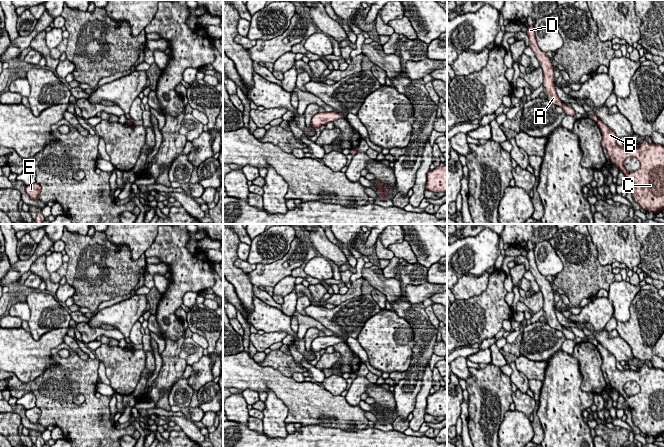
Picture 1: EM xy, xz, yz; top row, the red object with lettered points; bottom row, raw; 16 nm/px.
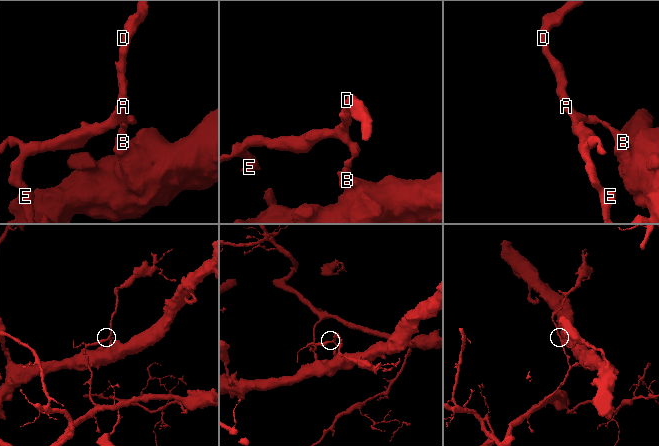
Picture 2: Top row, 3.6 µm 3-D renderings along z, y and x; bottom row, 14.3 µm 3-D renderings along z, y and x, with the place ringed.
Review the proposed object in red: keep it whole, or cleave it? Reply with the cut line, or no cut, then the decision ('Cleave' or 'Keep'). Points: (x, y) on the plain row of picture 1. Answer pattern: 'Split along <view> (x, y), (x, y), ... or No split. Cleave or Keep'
Split along xz (352, 373), (356, 375). Cleave

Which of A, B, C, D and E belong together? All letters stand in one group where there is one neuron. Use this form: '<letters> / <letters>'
A D E / B C

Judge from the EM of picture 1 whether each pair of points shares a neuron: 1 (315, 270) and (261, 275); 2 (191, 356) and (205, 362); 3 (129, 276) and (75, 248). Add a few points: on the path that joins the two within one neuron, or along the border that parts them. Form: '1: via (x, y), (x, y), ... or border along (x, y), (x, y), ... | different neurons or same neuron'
1: border along (318, 254), (305, 263) | different neurons
2: border along (203, 355), (190, 366) | different neurons
3: via (116, 272), (106, 263), (101, 263), (88, 250) | same neuron

